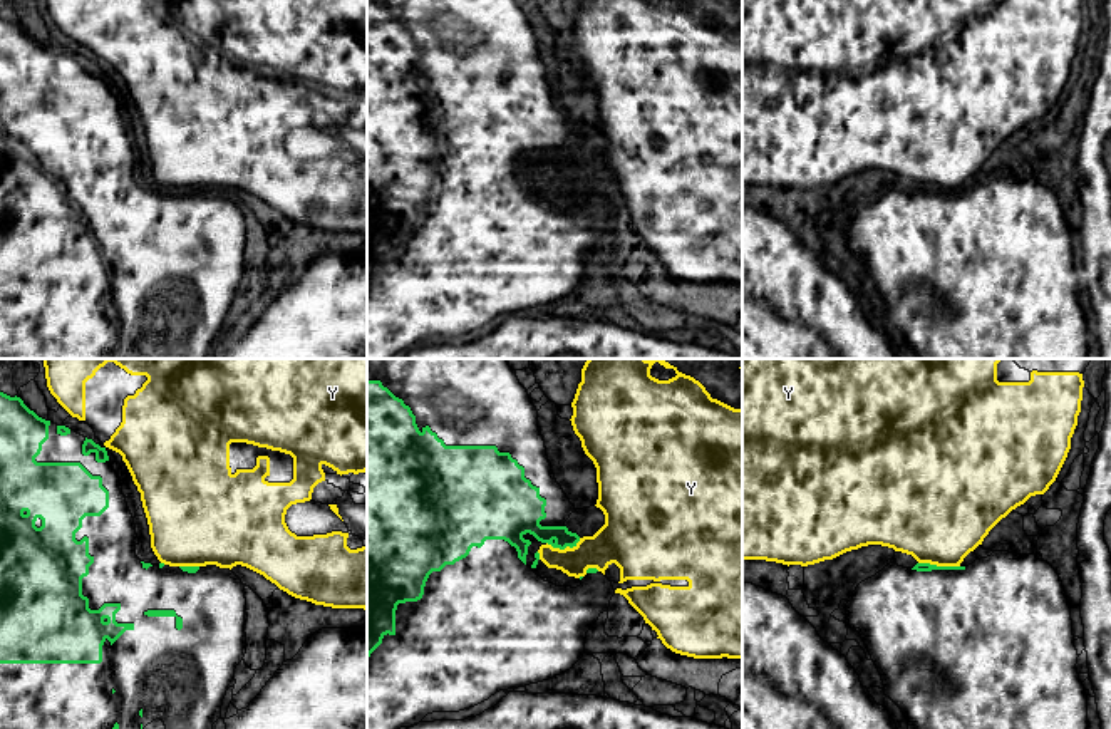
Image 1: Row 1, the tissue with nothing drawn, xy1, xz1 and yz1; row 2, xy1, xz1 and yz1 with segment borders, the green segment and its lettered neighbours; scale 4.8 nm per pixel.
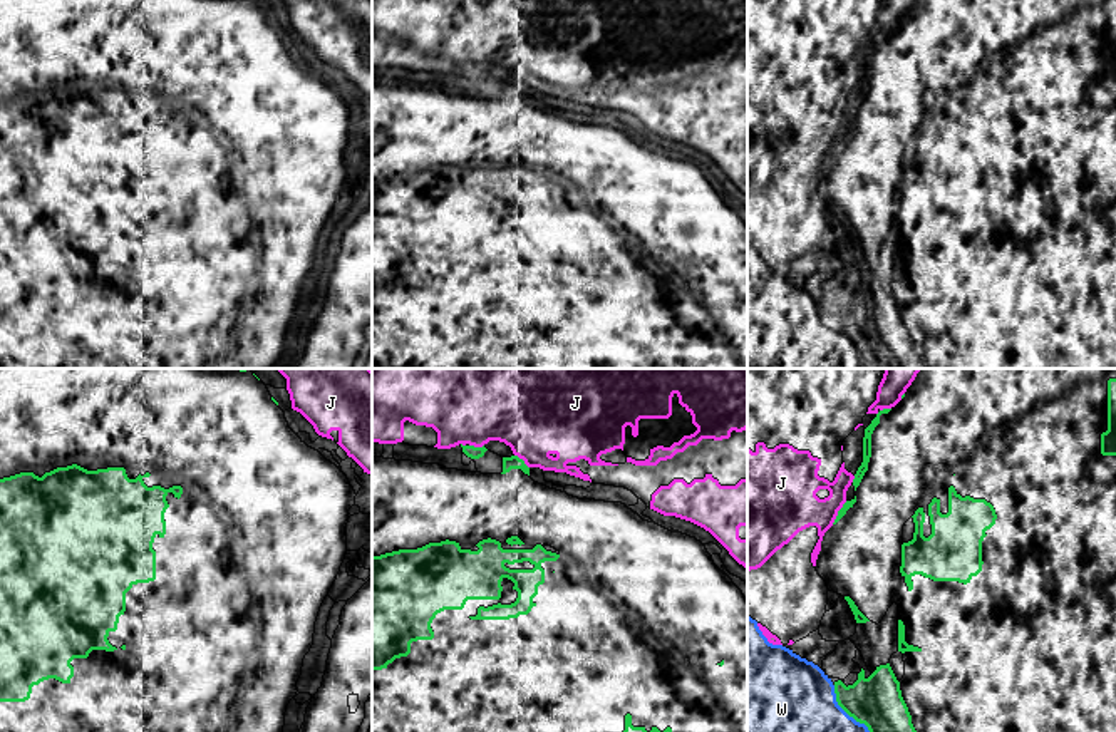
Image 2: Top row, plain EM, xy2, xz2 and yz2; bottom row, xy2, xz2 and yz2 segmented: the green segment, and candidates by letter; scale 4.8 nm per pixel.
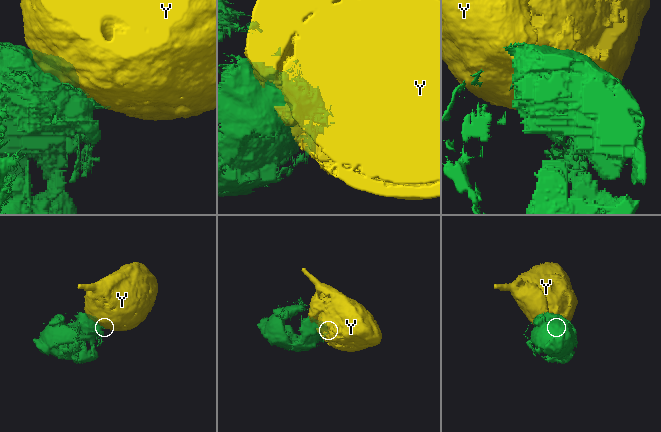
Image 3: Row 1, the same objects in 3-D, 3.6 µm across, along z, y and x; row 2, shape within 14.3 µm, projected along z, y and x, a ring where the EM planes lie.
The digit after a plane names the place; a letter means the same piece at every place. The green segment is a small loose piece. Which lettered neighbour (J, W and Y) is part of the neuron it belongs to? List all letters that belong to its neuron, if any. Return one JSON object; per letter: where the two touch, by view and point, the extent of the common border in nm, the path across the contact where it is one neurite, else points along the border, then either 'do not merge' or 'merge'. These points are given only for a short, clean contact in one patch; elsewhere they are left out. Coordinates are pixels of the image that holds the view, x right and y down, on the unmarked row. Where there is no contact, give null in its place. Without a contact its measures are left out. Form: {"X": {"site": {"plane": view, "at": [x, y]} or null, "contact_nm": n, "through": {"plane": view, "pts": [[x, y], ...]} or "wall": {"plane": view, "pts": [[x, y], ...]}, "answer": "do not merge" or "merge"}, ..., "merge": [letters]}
{"J": {"site": {"plane": "yz2", "at": [838, 138]}, "contact_nm": 130, "answer": "do not merge"}, "W": {"site": {"plane": "yz2", "at": [848, 339]}, "contact_nm": 320, "answer": "do not merge"}, "Y": {"site": {"plane": "yz1", "at": [939, 191]}, "contact_nm": 200, "answer": "do not merge"}, "merge": []}

